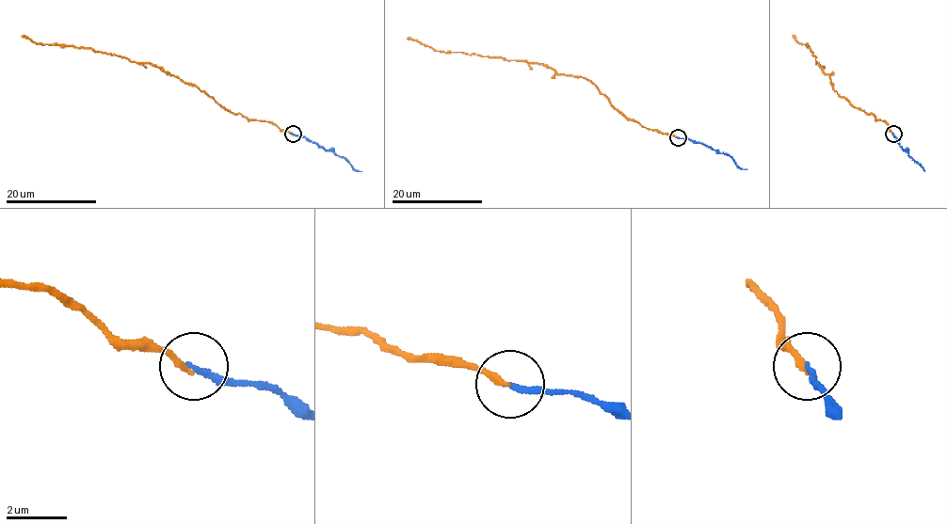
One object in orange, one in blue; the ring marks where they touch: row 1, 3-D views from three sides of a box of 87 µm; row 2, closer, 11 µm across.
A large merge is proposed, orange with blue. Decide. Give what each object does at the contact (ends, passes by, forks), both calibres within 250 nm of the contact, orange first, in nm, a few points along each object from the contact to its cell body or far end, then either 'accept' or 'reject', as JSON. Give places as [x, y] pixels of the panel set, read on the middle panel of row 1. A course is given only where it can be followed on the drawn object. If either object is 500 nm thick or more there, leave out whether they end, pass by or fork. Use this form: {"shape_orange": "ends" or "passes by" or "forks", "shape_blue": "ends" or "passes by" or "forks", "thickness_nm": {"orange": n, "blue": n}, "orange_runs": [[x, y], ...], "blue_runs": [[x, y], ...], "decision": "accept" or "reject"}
{"shape_orange": "ends", "shape_blue": "ends", "thickness_nm": {"orange": 200, "blue": 200}, "orange_runs": [[678, 137], [648, 129], [623, 116], [588, 80], [557, 73], [542, 63], [434, 51], [407, 39]], "blue_runs": [[678, 137], [689, 138], [728, 154], [741, 169], [746, 169]], "decision": "accept"}

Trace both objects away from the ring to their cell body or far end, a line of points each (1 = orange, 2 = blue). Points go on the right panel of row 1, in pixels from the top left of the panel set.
1: (892, 134), (885, 121), (865, 113), (836, 91), (829, 75), (819, 67), (806, 44), (800, 44), (794, 36)
2: (892, 134), (924, 171)

